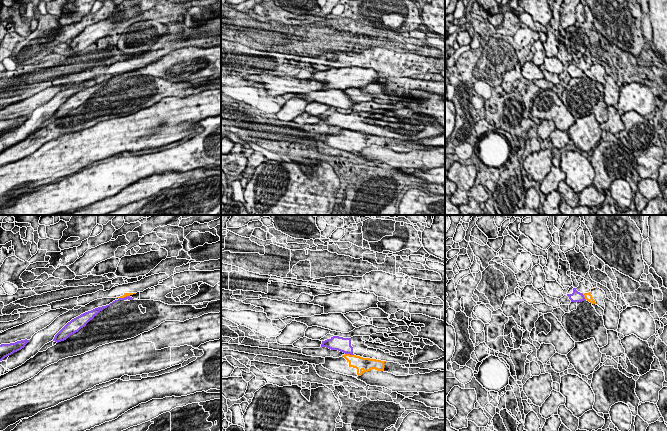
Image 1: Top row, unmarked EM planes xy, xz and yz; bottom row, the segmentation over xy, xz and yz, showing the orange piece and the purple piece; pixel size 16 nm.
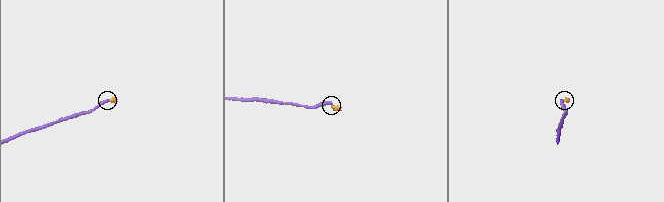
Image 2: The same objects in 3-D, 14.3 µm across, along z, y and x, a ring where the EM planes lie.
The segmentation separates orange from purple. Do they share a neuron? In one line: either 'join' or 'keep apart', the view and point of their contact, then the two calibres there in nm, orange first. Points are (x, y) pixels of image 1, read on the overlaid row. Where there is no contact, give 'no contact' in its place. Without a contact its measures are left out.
keep apart; meets orange in xz at (349, 354); 220 nm thick on the orange side, 240 nm on the other

